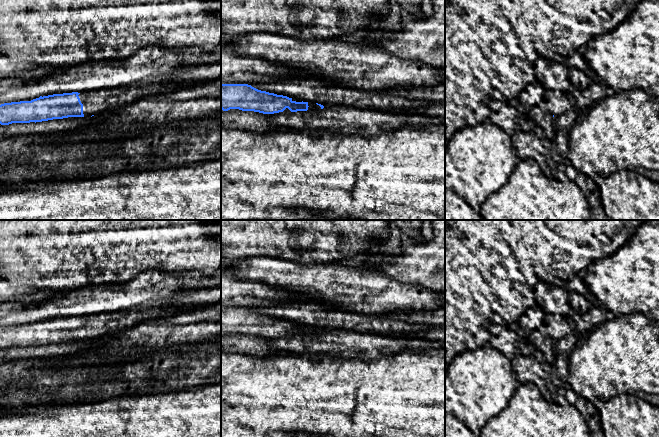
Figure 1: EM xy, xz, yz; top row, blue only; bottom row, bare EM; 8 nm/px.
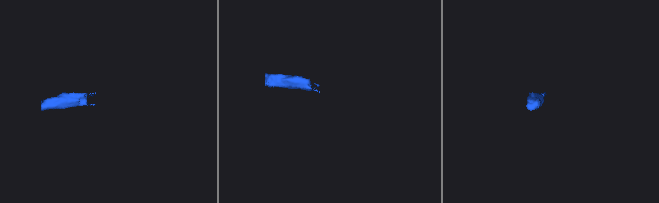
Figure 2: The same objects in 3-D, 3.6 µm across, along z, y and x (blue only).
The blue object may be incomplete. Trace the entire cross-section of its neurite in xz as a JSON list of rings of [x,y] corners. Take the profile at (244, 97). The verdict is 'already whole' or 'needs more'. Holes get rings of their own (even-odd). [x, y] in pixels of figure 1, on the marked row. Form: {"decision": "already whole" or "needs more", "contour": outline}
{"decision": "needs more", "contour": [[[221,83],[221,109],[239,109],[254,111],[263,114],[283,112],[288,108],[291,112],[319,111],[331,106],[315,102],[296,102],[292,98],[258,90],[248,84],[222,84]]]}

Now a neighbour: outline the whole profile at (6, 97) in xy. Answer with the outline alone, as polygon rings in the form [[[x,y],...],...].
[[[221,43],[213,51],[204,50],[201,47],[189,48],[162,48],[158,45],[140,49],[125,60],[101,60],[91,61],[76,66],[65,67],[56,70],[42,79],[32,79],[19,86],[12,86],[0,94],[0,104],[31,101],[40,96],[48,96],[63,93],[84,93],[100,89],[115,88],[132,82],[138,82],[157,75],[168,75],[180,67],[211,65],[221,62]]]

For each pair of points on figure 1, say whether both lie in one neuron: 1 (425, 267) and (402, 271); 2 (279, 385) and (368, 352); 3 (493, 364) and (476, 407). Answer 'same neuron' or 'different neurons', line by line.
1: same neuron
2: different neurons
3: same neuron

